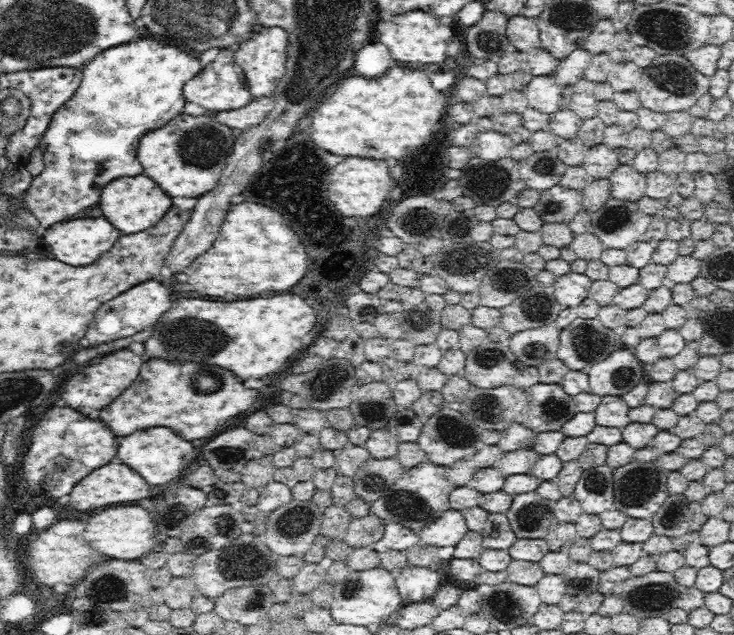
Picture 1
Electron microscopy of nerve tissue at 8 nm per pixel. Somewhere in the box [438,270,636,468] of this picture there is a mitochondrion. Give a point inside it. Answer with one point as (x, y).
(588, 343)

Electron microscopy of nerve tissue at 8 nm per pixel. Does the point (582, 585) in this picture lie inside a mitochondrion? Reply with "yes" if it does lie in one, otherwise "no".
no

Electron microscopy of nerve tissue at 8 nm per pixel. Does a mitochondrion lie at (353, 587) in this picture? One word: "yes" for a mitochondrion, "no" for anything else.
yes

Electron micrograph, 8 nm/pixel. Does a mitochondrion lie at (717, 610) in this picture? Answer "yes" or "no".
no

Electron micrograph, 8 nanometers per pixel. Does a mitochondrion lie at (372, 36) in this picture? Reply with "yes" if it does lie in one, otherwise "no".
no

